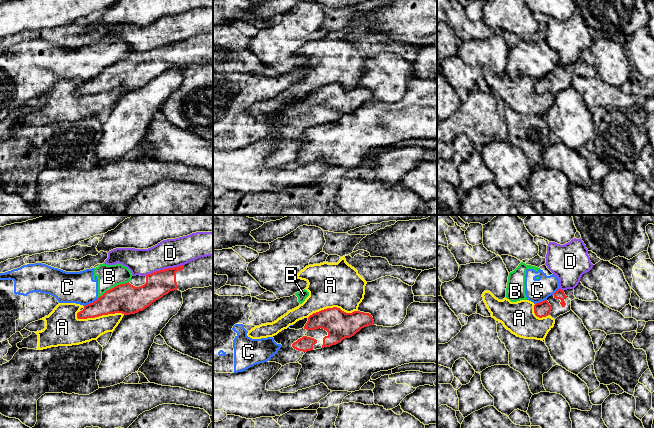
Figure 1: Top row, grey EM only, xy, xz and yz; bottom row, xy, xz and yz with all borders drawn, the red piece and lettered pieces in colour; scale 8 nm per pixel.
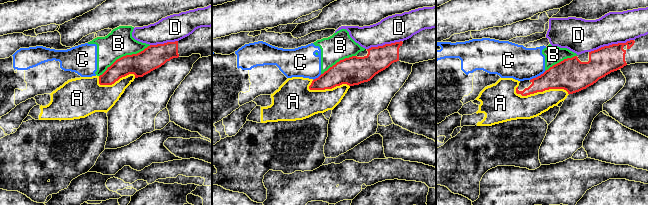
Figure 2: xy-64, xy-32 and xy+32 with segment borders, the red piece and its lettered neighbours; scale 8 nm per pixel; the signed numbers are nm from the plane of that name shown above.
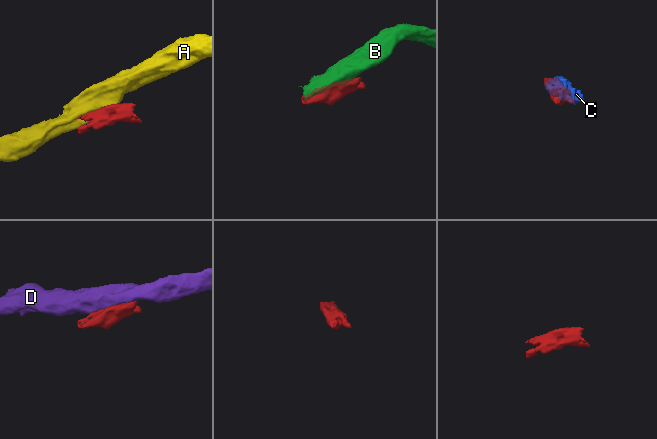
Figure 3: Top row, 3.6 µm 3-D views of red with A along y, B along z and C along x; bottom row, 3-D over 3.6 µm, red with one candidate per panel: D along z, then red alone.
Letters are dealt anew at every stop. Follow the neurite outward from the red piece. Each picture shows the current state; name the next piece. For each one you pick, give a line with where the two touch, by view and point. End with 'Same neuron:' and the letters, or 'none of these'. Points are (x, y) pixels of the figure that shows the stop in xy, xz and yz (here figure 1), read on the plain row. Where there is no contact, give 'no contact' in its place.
Same neuron: none of these

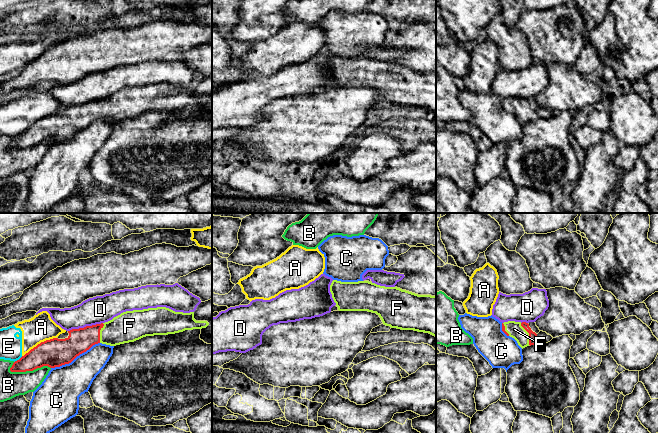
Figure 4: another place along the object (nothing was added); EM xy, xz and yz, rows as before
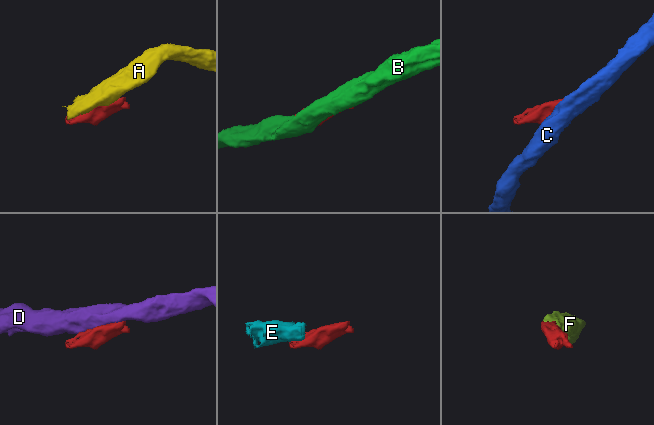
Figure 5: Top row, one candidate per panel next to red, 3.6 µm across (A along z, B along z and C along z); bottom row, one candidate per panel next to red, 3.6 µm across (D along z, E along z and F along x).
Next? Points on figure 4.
F: yz (529, 110)
Same neuron: F

